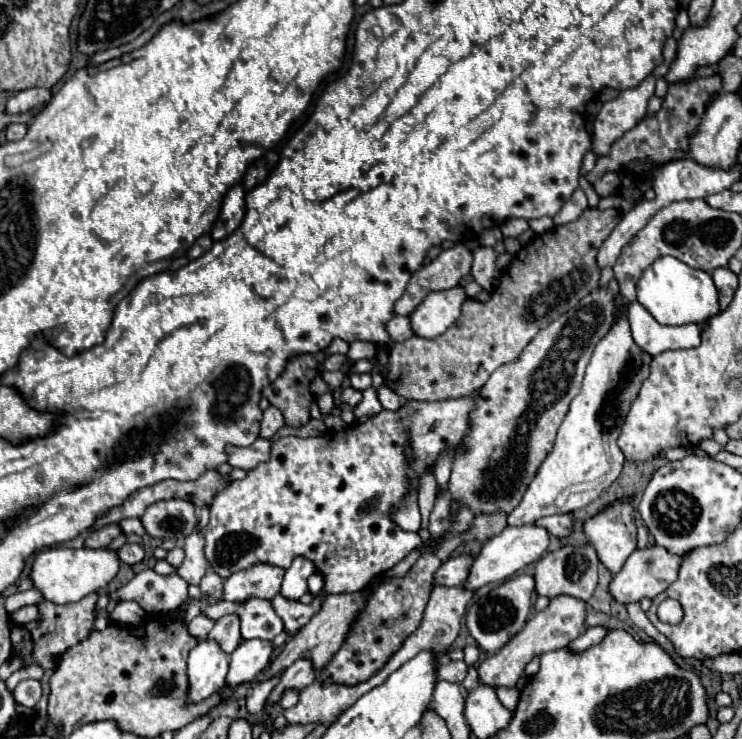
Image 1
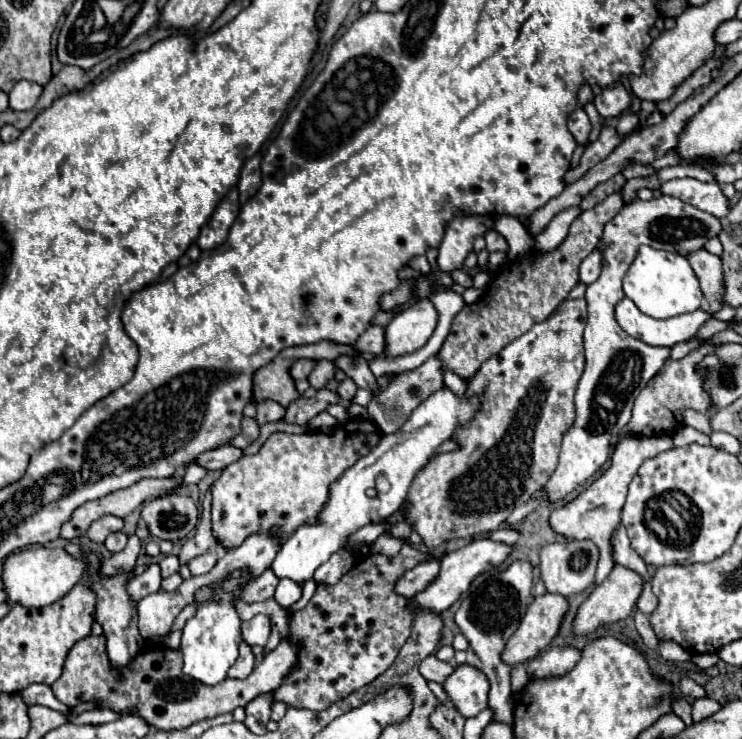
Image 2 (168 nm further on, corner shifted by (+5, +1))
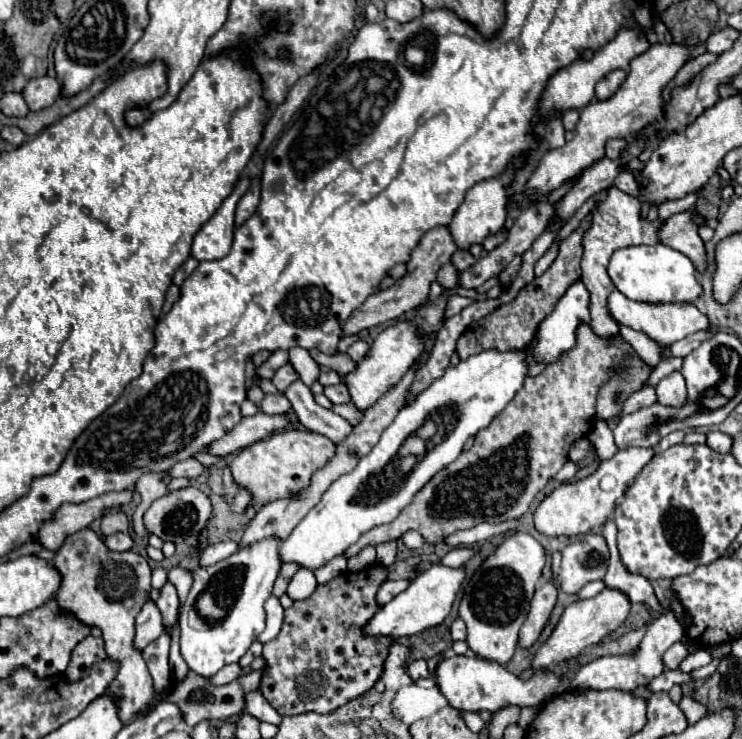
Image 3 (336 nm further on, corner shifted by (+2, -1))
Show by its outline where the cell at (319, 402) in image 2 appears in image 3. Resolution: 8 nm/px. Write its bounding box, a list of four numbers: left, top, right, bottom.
[210,413,292,455]

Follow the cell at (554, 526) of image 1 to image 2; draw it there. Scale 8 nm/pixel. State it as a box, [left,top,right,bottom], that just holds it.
[485,527,519,545]

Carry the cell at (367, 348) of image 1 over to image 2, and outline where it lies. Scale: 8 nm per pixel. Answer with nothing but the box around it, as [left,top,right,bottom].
[307,361,337,389]

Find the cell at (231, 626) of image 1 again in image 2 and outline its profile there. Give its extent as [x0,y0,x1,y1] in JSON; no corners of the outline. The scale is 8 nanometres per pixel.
[243,569,279,603]

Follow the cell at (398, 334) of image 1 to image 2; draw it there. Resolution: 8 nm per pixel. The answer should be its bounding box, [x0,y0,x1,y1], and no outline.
[353,327,385,357]

